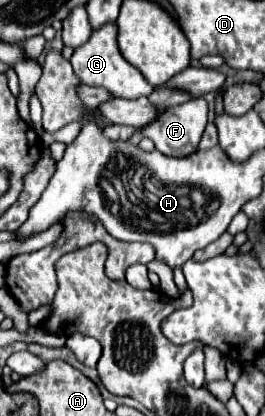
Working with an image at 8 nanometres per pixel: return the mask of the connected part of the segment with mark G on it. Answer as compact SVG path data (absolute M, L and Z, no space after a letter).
M108 23L108 25L100 27L100 31L94 31L92 37L88 39L88 43L84 43L80 49L74 51L70 63L72 63L74 71L76 71L76 77L84 85L104 87L106 91L112 91L112 97L138 99L142 95L150 95L154 91L154 87L148 85L148 81L144 79L144 75L122 57L122 53L118 51L116 33L118 33L116 23Z

